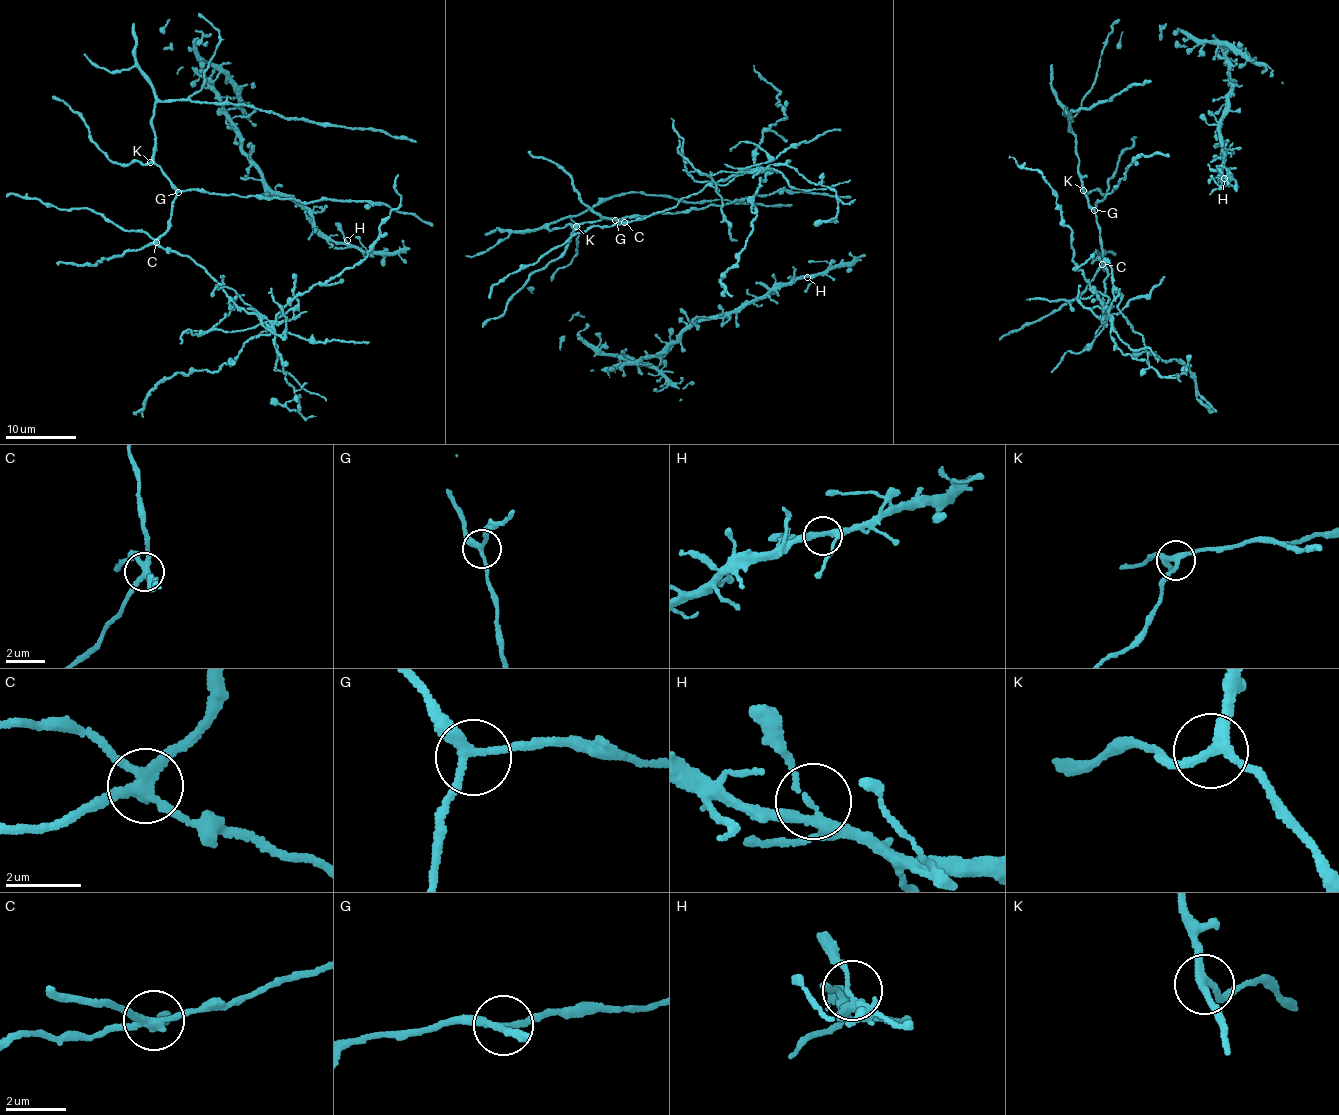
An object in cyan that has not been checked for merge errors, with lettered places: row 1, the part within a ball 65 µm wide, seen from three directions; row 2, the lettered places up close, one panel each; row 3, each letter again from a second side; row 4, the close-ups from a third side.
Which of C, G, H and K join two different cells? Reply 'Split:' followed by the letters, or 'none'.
Split: C

